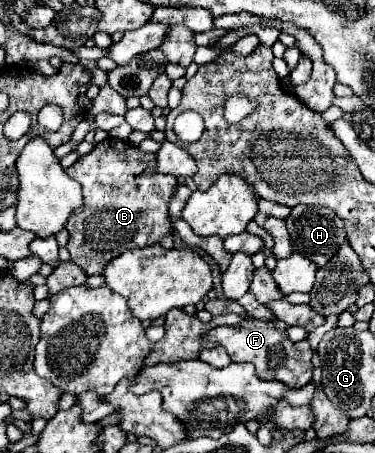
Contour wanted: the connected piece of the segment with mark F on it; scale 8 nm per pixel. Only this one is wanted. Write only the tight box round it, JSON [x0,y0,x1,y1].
[204,318,312,388]

